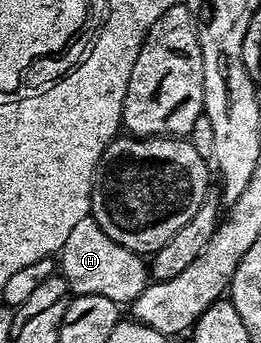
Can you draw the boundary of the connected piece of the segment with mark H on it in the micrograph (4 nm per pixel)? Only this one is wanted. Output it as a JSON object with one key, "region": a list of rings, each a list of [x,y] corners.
{"region":[[[89,215],[82,218],[82,222],[74,226],[70,238],[66,238],[58,253],[58,268],[75,295],[102,294],[102,298],[128,306],[150,283],[150,268],[144,260],[141,253],[131,252],[126,246],[114,242],[114,238],[110,238],[110,234],[106,234],[106,230],[102,230],[102,226]]]}

